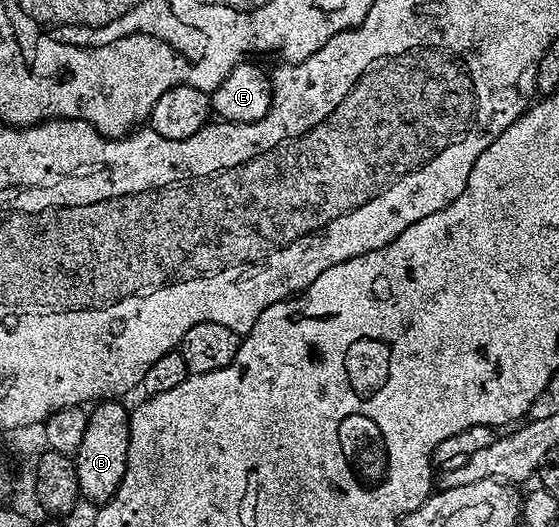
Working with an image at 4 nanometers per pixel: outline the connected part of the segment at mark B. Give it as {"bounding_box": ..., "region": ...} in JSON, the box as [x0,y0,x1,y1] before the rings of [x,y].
{"bounding_box":[73,398,131,506],"region":[[[104,398],[90,409],[85,426],[85,438],[81,438],[81,446],[73,457],[80,497],[84,501],[92,500],[95,506],[110,502],[113,494],[117,494],[121,486],[121,478],[125,478],[131,422],[128,409],[123,409],[119,404],[122,403],[118,399]]]}

